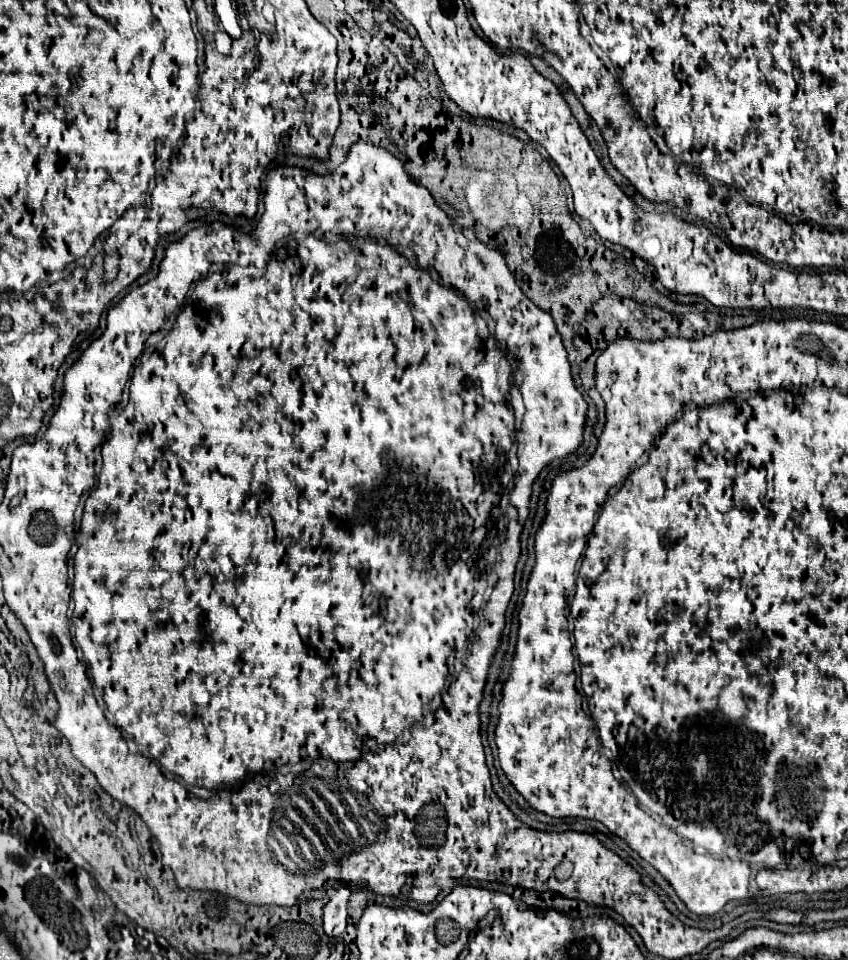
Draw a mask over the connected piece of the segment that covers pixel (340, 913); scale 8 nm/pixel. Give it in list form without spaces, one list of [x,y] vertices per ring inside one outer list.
[[[342,886],[324,906],[324,932],[328,936],[338,936],[344,932],[346,918],[348,918],[348,912],[346,912],[348,900],[350,900],[350,888]]]

